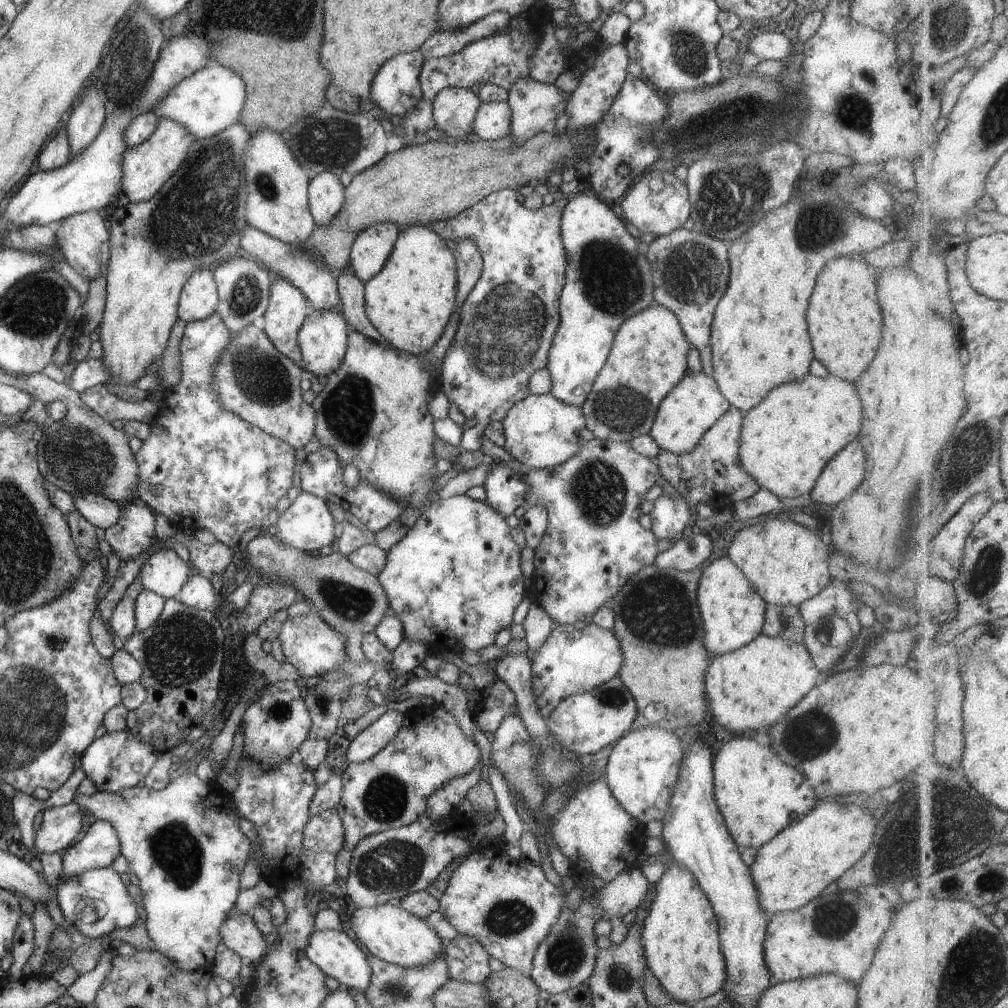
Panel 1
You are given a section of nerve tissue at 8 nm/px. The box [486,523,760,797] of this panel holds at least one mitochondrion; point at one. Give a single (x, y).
(671, 614)

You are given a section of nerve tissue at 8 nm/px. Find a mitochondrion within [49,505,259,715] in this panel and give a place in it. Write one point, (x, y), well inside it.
(184, 642)

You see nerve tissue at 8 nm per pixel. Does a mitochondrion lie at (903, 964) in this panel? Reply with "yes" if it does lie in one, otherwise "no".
no

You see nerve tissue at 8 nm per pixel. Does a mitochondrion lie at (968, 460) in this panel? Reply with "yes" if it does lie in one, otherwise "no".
yes

